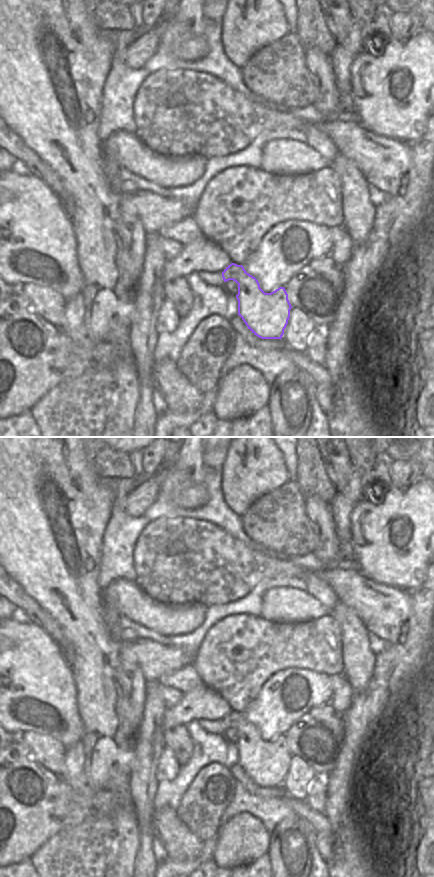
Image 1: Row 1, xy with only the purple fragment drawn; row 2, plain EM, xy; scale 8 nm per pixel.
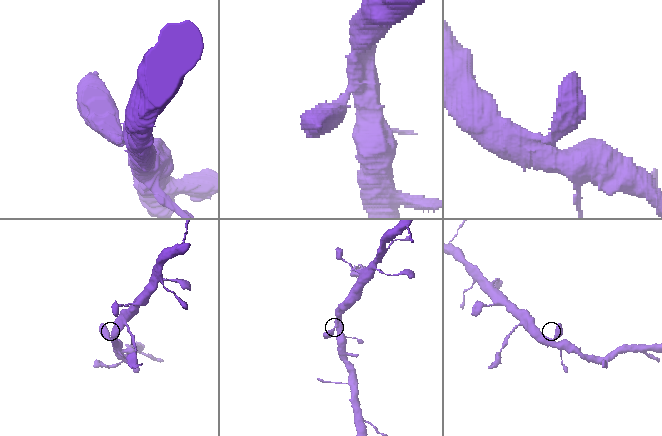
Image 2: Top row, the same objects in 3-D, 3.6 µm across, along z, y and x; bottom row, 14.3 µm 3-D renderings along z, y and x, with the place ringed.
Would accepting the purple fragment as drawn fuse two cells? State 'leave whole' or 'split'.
leave whole

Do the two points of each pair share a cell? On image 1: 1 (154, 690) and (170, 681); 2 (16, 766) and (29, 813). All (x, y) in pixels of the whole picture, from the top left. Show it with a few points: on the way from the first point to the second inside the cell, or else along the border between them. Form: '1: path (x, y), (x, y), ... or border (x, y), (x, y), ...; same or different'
1: border (158, 680), (161, 685); different
2: path (16, 778), (16, 793), (24, 801); same

